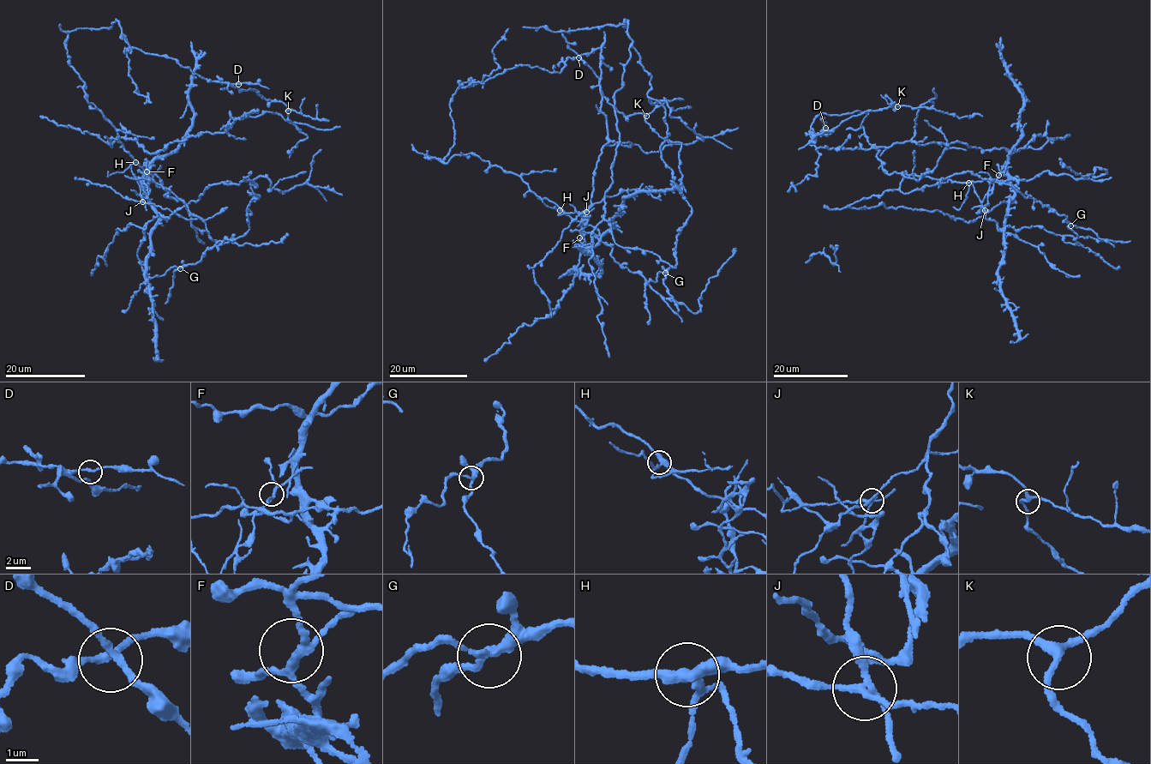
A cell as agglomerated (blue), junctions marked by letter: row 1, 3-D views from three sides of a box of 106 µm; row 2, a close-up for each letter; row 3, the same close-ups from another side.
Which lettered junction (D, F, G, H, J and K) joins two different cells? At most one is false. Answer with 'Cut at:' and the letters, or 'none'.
Cut at: J

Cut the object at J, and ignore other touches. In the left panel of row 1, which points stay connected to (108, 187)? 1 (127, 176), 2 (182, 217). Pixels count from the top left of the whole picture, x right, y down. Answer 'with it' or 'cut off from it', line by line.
1: cut off from it
2: with it

